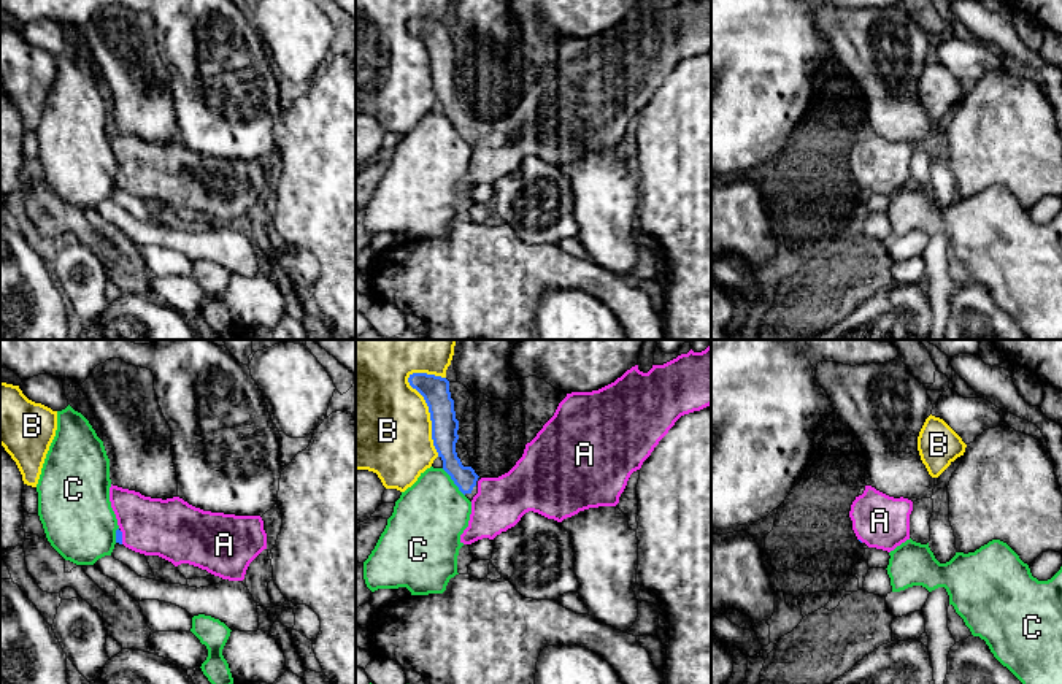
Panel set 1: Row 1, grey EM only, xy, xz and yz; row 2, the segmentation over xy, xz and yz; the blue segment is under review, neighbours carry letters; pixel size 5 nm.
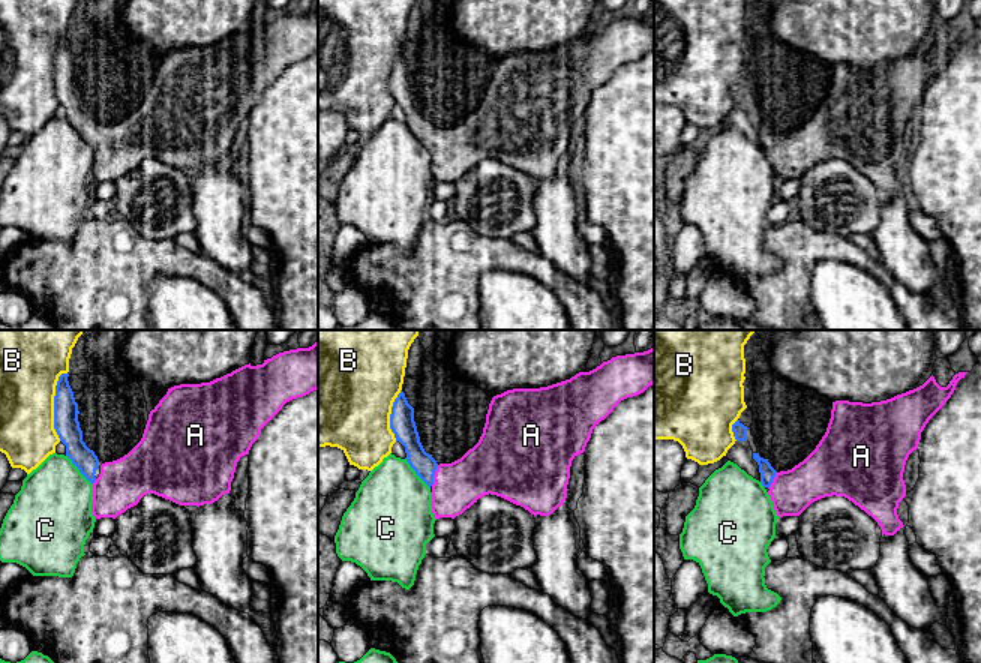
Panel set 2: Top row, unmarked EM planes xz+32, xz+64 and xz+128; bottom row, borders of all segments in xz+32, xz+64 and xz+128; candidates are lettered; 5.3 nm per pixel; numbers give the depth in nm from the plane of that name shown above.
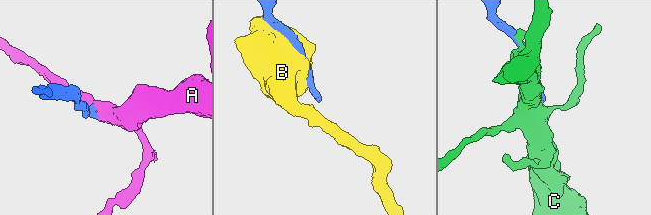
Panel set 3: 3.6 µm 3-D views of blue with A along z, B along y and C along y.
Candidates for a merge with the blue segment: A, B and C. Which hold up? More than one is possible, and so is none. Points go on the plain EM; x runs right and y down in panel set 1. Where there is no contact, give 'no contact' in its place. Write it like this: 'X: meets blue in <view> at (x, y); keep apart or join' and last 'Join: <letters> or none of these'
A: meets blue in xy at (121, 181); join
B: meets blue in xz at (430, 59); keep apart
C: meets blue in xz at (454, 127); keep apart
Join: A

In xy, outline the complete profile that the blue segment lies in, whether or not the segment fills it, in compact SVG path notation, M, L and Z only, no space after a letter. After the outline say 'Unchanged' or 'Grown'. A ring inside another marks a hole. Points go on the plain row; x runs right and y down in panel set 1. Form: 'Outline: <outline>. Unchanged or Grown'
Outline: M113 129L110 146L119 170L116 187L144 200L159 200L175 211L189 208L222 224L243 225L249 208L267 194L260 160L203 156L179 141L151 143Z. Grown

